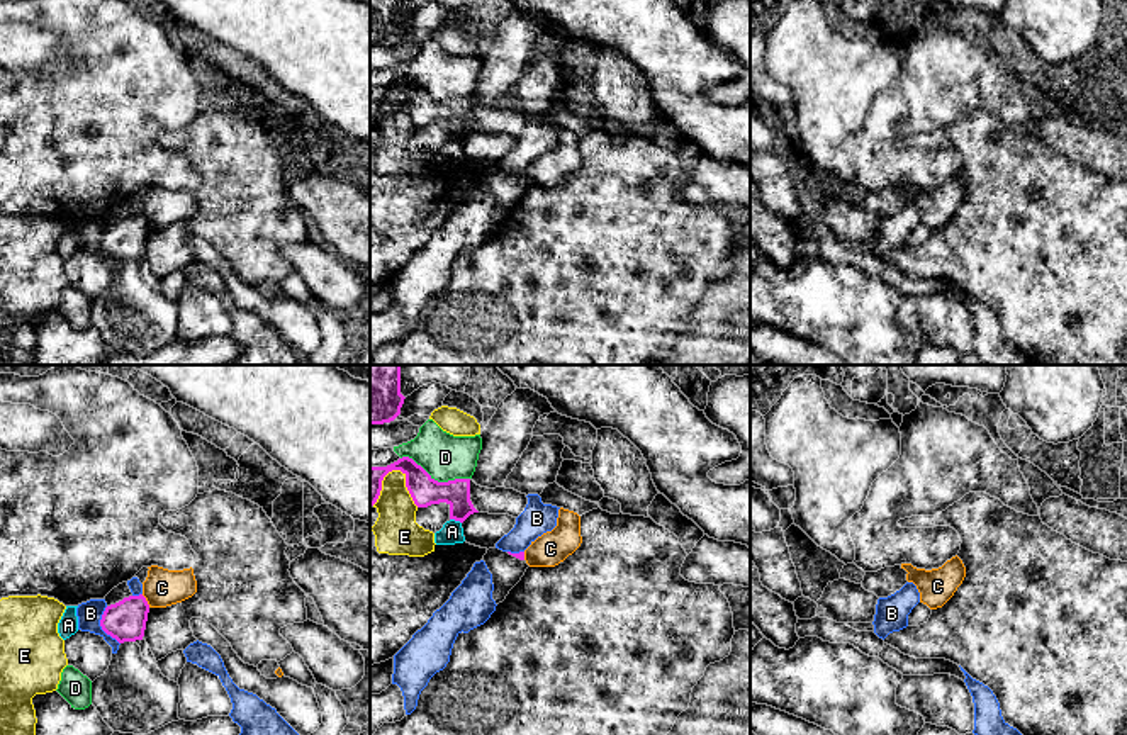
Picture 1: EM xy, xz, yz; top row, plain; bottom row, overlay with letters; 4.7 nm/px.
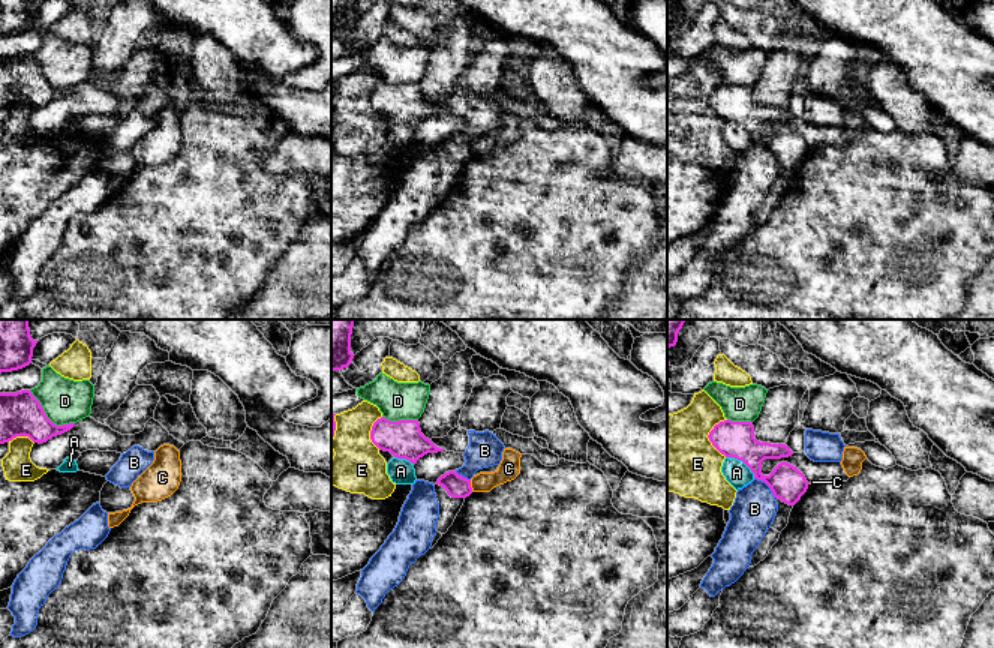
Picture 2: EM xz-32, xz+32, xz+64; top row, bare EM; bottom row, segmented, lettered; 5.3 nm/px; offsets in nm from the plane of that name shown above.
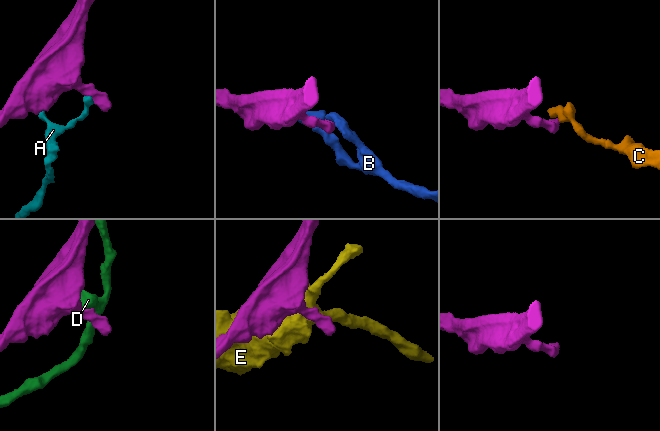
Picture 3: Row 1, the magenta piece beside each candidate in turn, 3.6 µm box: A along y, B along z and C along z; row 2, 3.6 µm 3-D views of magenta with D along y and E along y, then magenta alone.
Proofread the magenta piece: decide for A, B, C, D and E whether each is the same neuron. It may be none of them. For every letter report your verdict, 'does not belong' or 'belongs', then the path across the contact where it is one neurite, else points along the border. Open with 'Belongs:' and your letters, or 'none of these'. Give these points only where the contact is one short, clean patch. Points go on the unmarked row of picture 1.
Belongs: none of these
A: does not belong; border along xz (450, 138), (460, 143)
B: does not belong; border along xy (106, 226), (100, 246), (119, 263)
C: does not belong; border along xy (141, 214), (150, 226)
D: does not belong
E: does not belong

